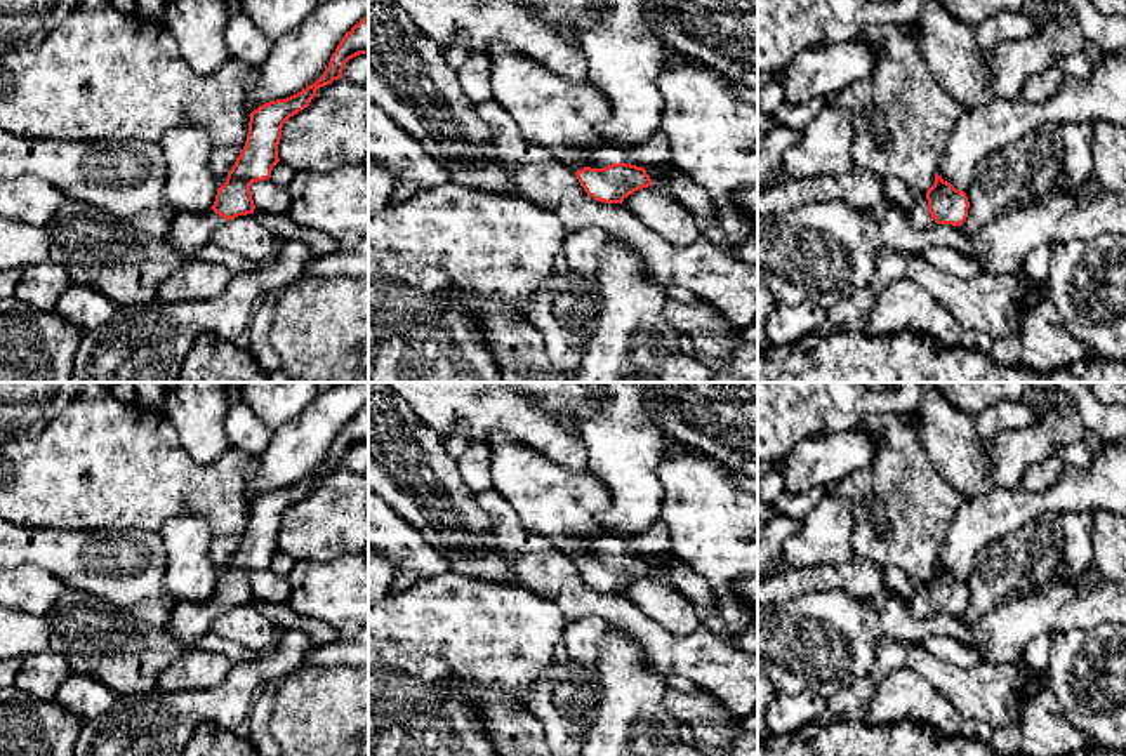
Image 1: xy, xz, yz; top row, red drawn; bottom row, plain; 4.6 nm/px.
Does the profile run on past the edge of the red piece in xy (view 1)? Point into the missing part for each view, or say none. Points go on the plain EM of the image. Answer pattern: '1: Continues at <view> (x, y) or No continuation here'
1: Continues at xy (190, 621)

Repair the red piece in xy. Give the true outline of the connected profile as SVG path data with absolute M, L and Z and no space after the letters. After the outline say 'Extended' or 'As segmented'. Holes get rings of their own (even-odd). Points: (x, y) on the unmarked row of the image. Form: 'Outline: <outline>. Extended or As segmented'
Outline: M368 403L344 424L328 457L315 473L287 488L269 490L248 504L245 535L228 561L226 572L217 577L214 594L203 603L177 601L163 629L165 634L182 643L186 650L193 648L224 610L254 603L250 574L269 568L273 556L280 551L278 534L283 513L308 497L320 476L342 468L346 452L360 443L368 443Z. Extended

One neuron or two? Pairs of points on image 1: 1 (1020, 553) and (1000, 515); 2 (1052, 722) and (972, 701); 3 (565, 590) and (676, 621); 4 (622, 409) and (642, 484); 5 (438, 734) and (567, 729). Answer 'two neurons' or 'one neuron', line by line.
1: two neurons
2: two neurons
3: two neurons
4: one neuron
5: two neurons

